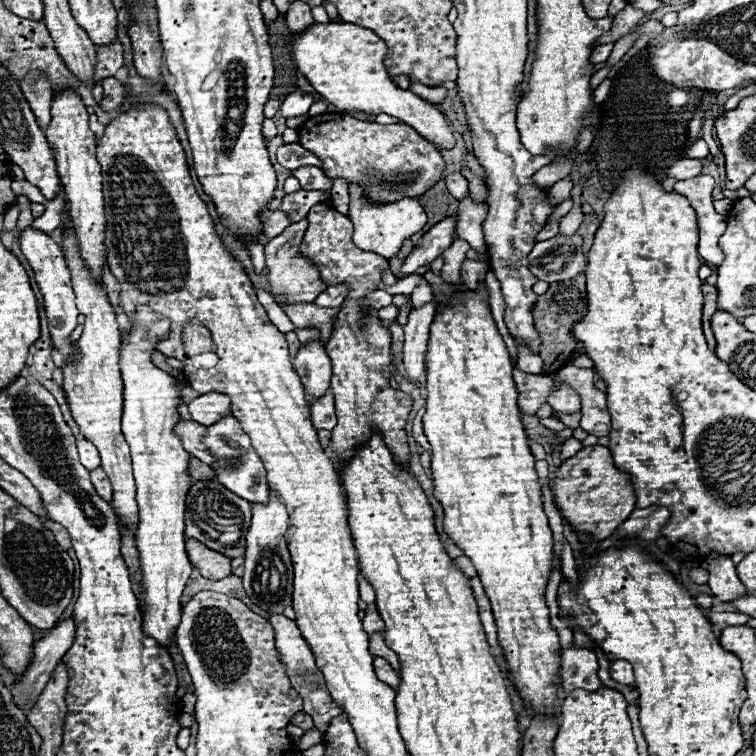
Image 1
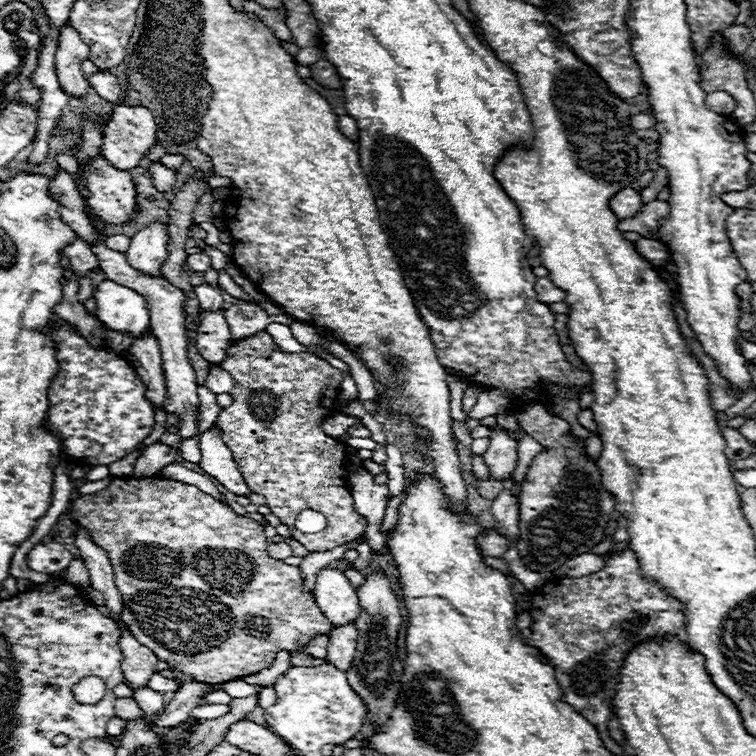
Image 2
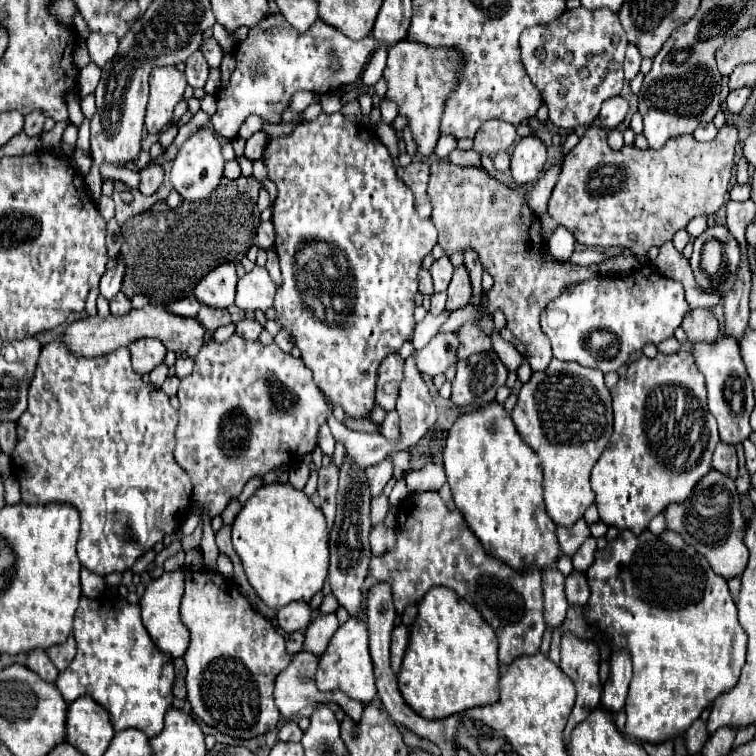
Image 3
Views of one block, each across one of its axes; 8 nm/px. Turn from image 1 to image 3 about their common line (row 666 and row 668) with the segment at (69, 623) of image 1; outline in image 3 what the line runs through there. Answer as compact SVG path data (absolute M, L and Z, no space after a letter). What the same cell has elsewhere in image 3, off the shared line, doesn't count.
M32 650L32 652L28 652L26 668L30 668L42 680L48 680L48 682L56 682L56 678L58 678L58 670L54 668L54 664L50 662L50 658L46 656L44 650Z

